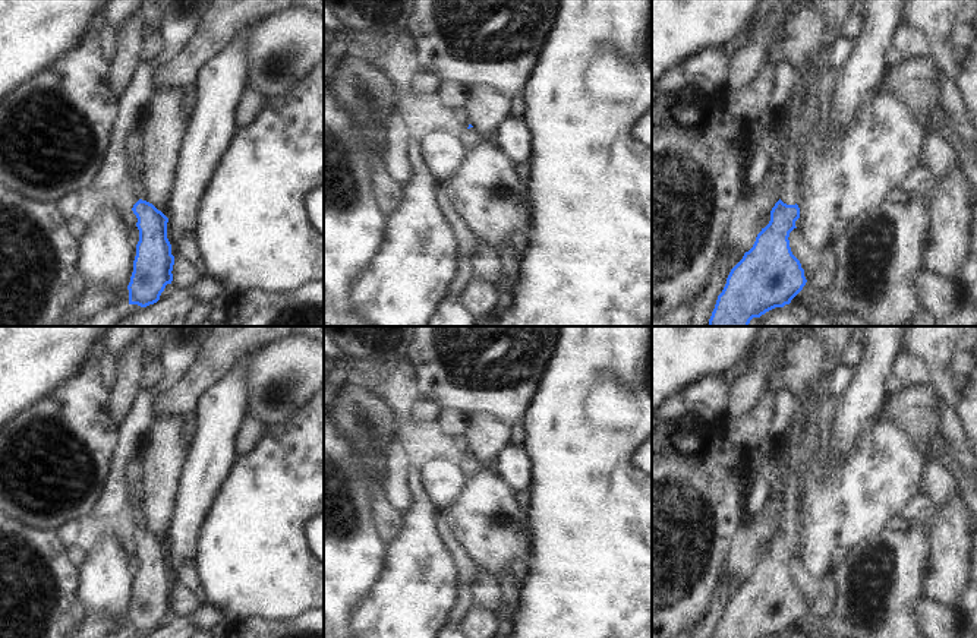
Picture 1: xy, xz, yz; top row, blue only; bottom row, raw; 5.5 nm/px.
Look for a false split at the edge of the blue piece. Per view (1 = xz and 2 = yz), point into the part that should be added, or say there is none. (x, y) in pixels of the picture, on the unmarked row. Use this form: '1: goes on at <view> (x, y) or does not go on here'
1: goes on at xz (472, 463)
2: goes on at yz (804, 375)

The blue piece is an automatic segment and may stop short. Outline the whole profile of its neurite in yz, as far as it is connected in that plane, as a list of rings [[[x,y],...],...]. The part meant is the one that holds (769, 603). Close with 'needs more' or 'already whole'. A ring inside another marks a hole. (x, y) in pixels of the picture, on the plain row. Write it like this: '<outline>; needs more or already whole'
[[[810,326],[791,345],[784,373],[776,382],[795,402],[792,439],[779,461],[781,527],[753,575],[731,597],[713,638],[784,635],[807,610],[788,565],[800,546],[800,508],[819,446],[823,411],[832,399],[826,394],[826,370],[833,347],[822,329]]]; needs more

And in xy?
[[[138,458],[130,465],[132,502],[142,512],[141,527],[132,538],[138,546],[139,569],[133,588],[129,618],[129,632],[146,635],[160,628],[167,612],[173,609],[174,584],[167,566],[168,546],[146,528],[144,496],[146,490],[145,459]]]; needs more

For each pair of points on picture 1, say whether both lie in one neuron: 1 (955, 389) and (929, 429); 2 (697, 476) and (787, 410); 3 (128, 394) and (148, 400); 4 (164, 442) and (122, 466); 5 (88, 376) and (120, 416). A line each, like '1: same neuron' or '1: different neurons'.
1: different neurons
2: different neurons
3: different neurons
4: different neurons
5: different neurons

